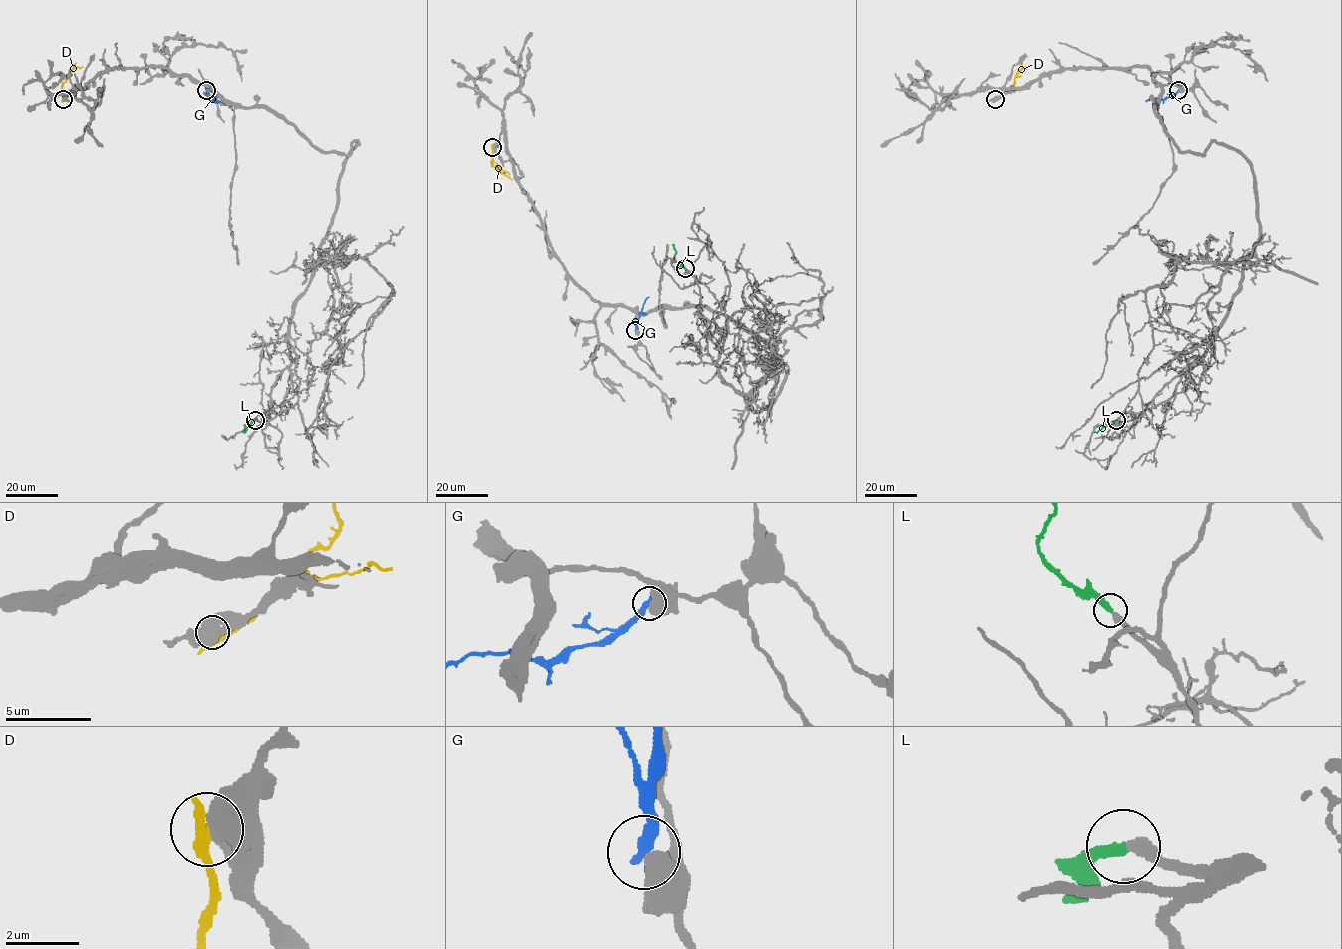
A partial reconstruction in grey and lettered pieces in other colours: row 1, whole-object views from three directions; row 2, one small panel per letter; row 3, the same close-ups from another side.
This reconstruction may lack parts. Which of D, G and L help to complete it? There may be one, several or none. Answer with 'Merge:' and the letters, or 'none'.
Merge: L

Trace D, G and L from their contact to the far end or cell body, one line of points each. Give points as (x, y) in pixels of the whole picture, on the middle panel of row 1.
D: (492, 147), (491, 165), (512, 179)
G: (636, 330), (643, 303), (649, 297)
L: (684, 268), (674, 259), (674, 244)

